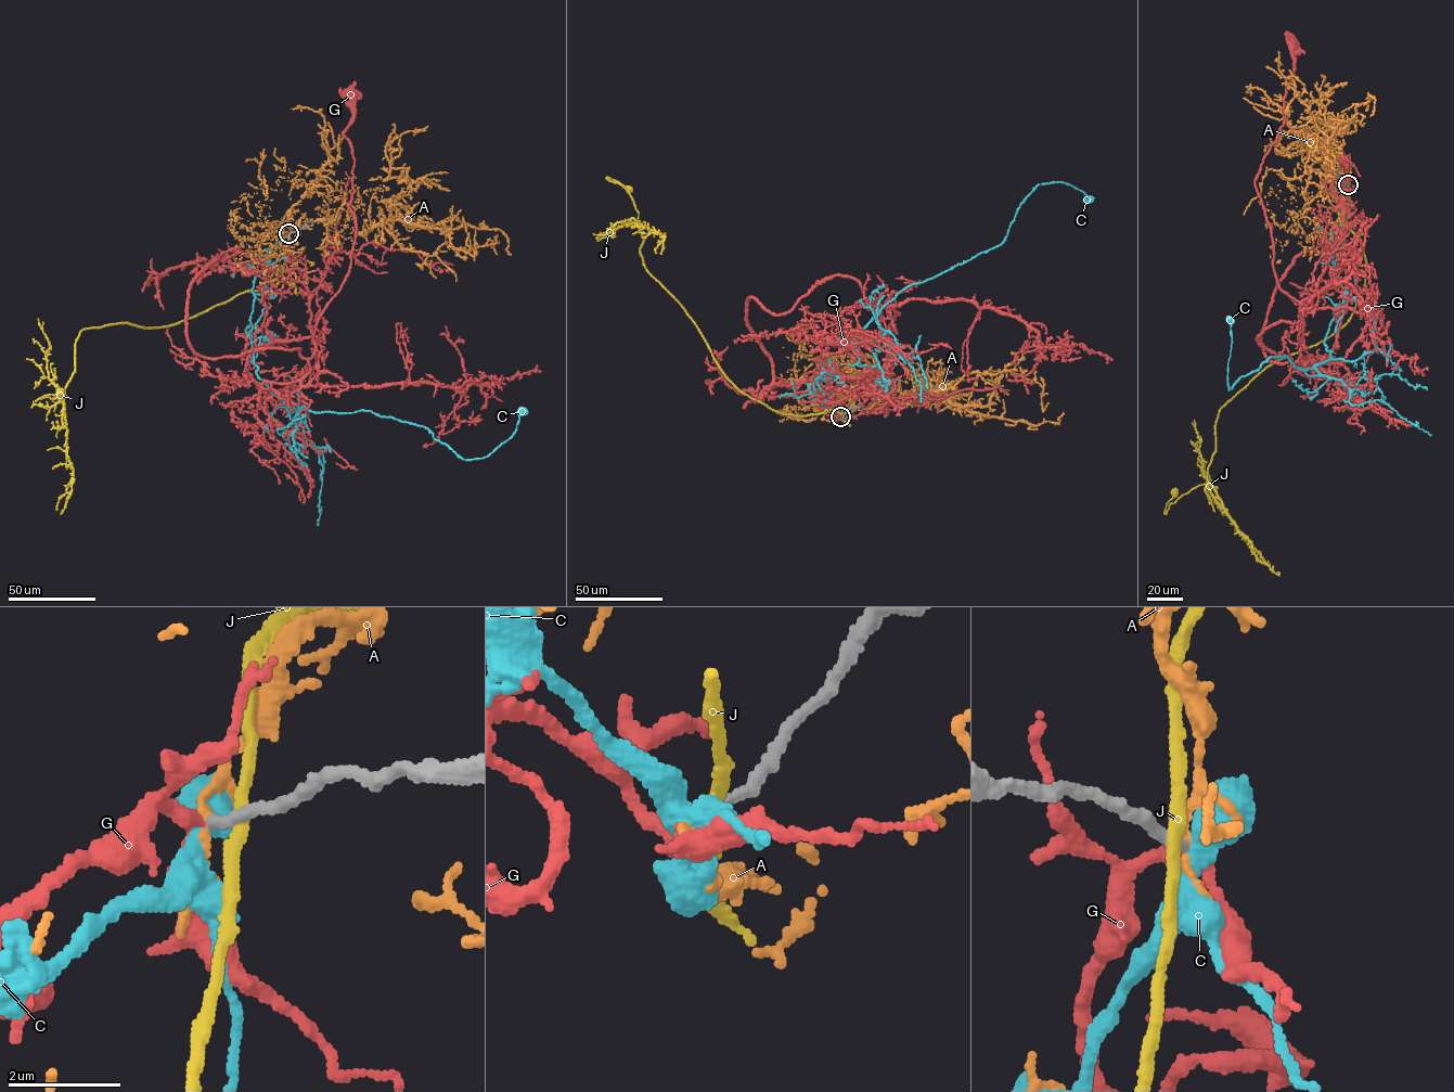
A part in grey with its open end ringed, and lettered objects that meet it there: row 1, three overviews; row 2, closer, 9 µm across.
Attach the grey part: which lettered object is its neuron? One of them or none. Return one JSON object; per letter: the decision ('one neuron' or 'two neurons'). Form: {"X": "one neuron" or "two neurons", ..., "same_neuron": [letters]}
{"A": "two neurons", "C": "two neurons", "G": "one neuron", "J": "two neurons", "same_neuron": ["G"]}

